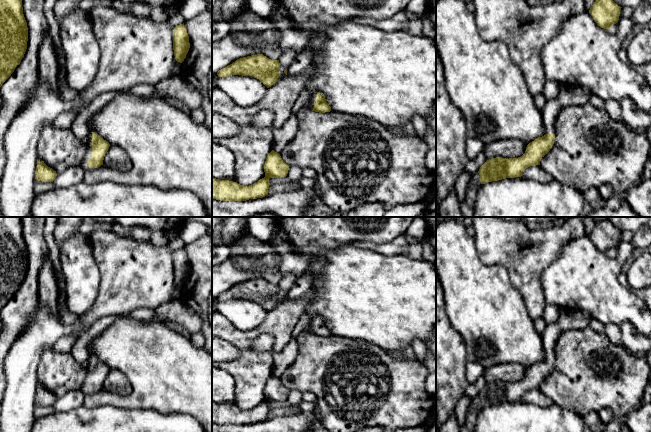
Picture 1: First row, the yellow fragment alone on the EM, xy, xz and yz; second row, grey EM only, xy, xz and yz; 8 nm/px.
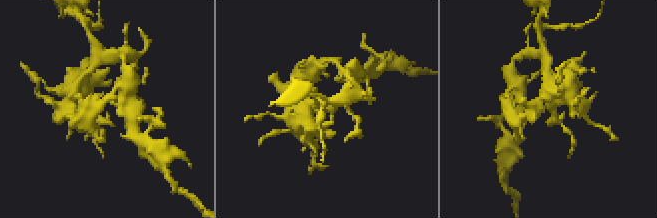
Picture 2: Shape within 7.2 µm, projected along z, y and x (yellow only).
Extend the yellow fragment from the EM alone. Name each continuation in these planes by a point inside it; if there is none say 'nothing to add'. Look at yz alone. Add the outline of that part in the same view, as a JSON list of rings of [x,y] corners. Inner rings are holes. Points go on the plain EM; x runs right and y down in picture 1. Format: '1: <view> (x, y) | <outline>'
1: yz (568, 320) | [[[561,310],[559,318],[547,324],[542,334],[545,358],[555,358],[555,345],[559,336],[570,330],[583,330],[589,327],[590,317],[580,310]]]

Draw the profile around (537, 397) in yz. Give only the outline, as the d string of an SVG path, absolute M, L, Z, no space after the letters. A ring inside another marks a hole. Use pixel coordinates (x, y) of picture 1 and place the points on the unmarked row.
M540 389L530 390L526 392L522 397L522 401L540 406L542 408L548 408L554 404L553 401Z

